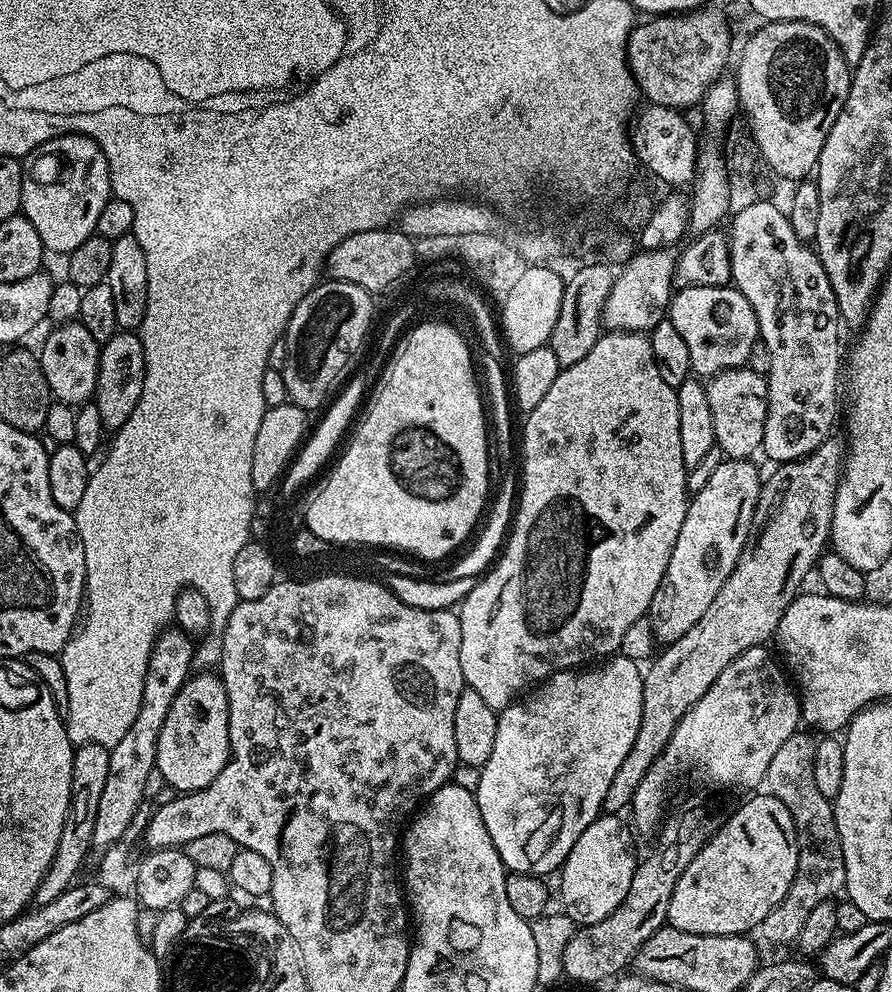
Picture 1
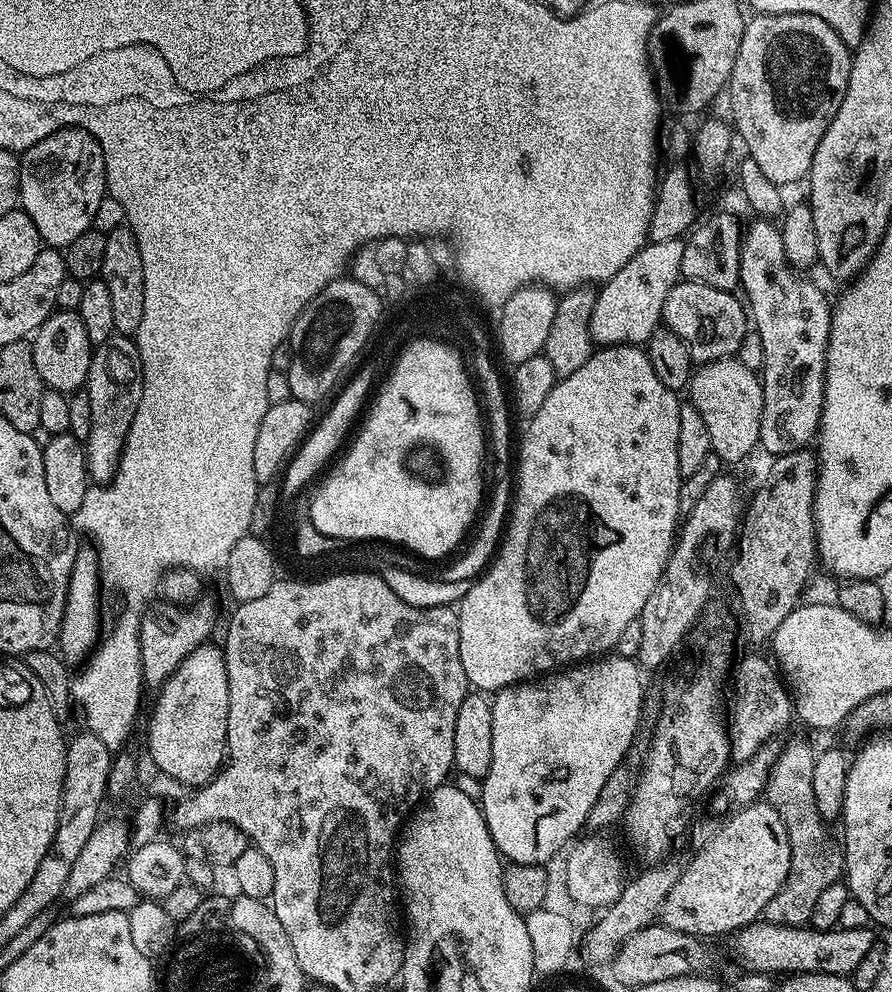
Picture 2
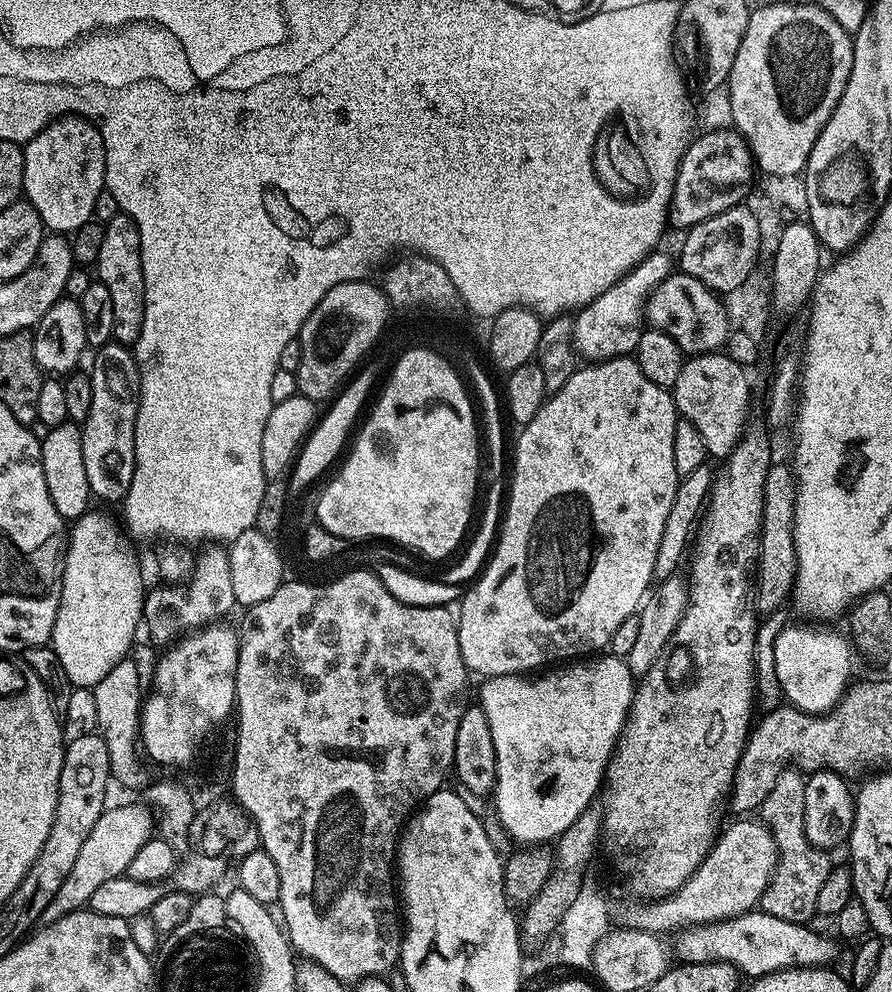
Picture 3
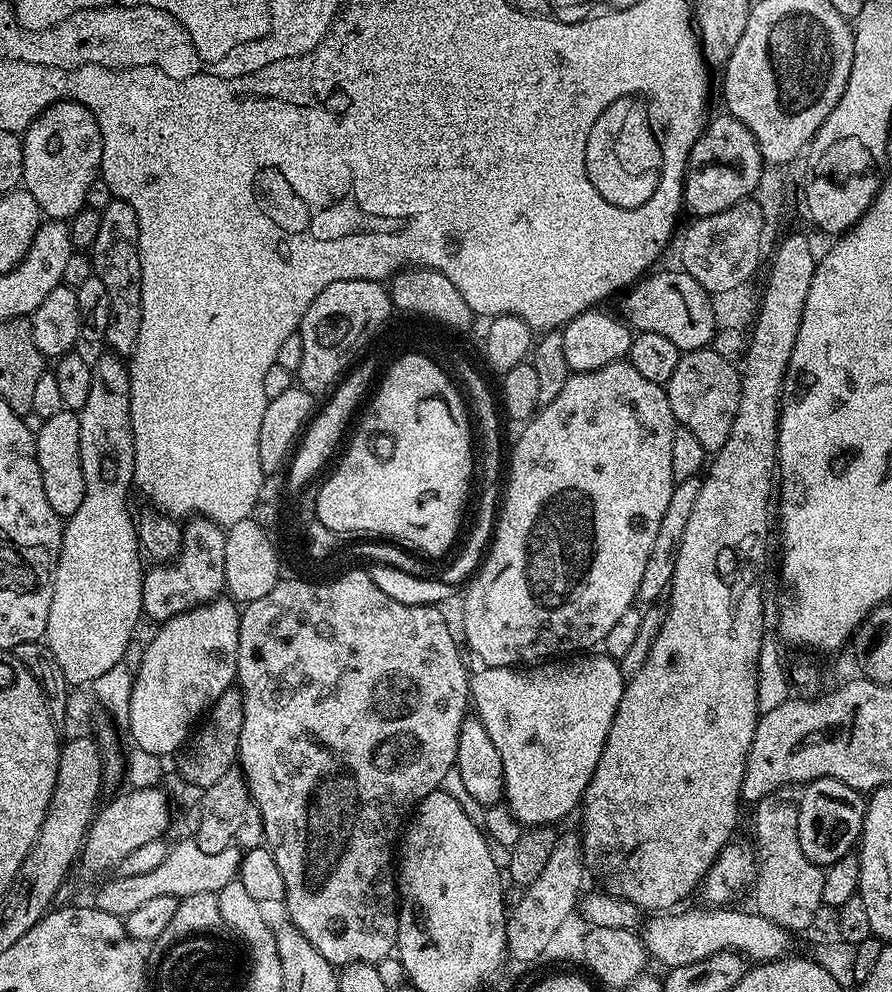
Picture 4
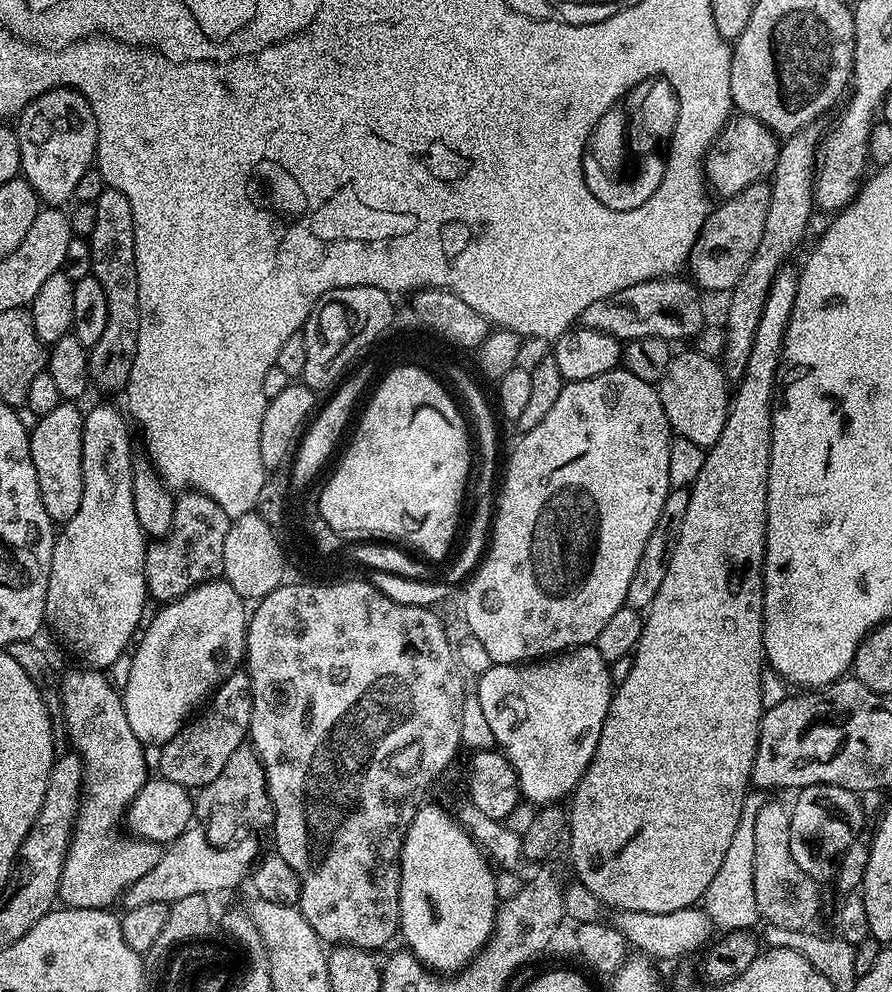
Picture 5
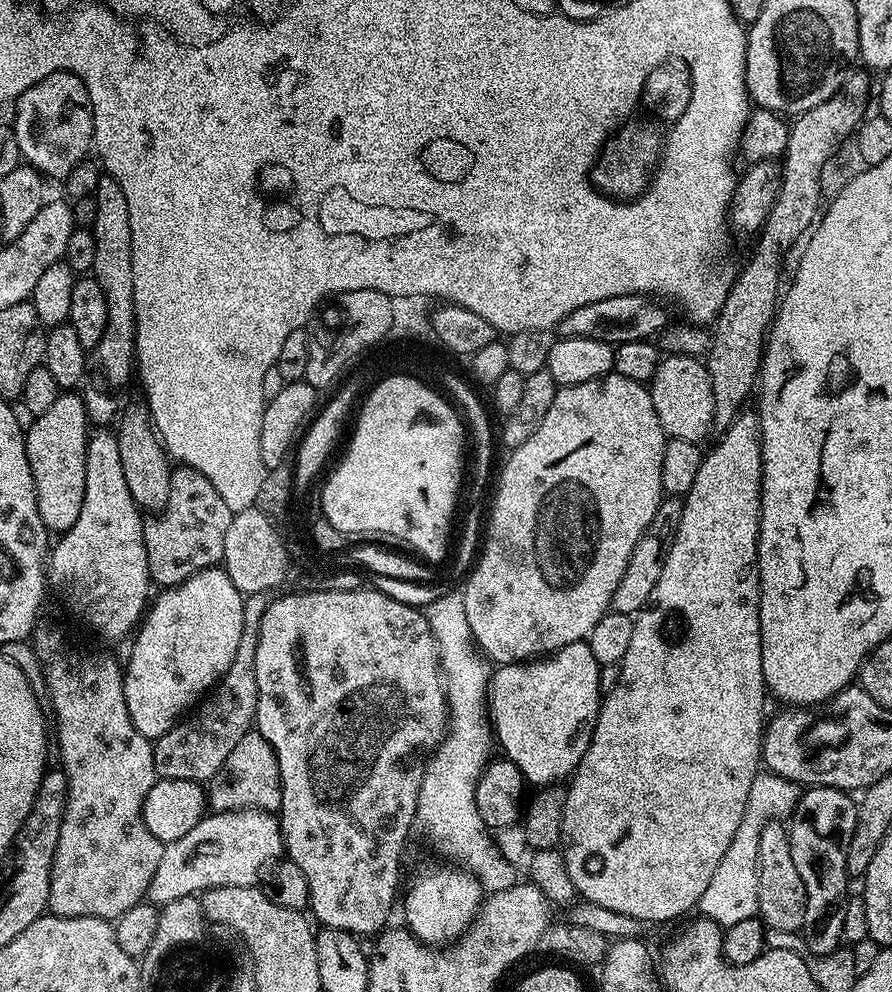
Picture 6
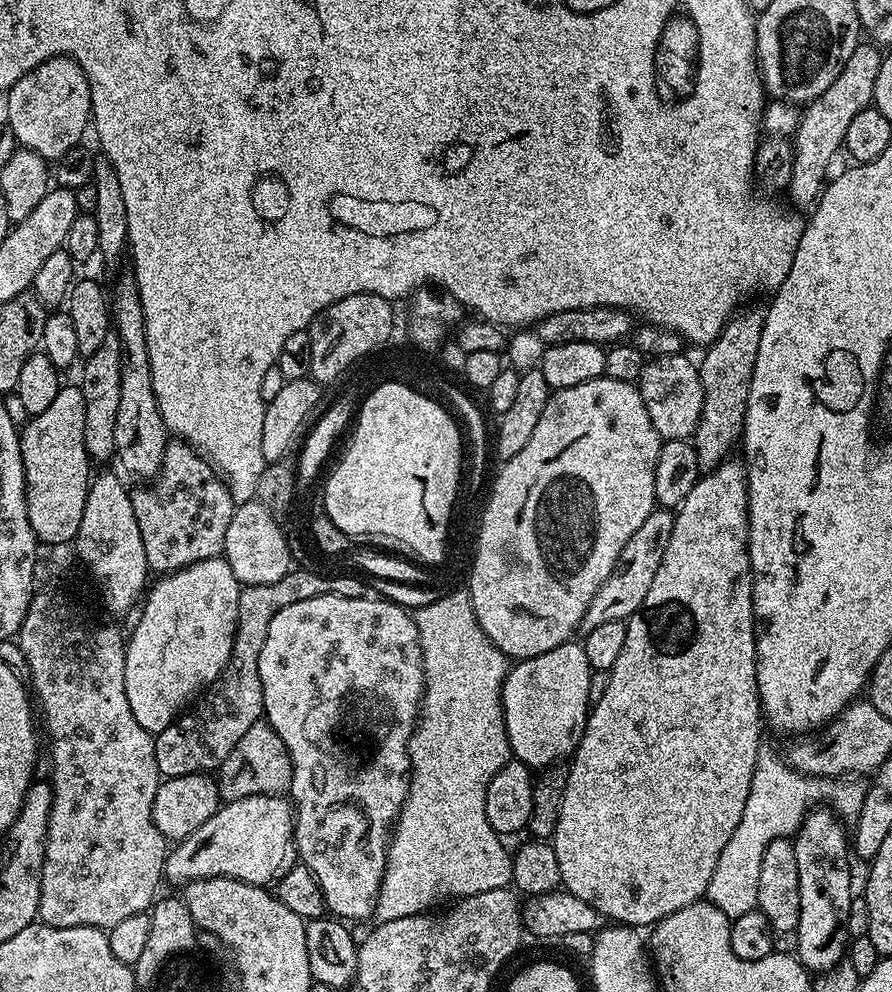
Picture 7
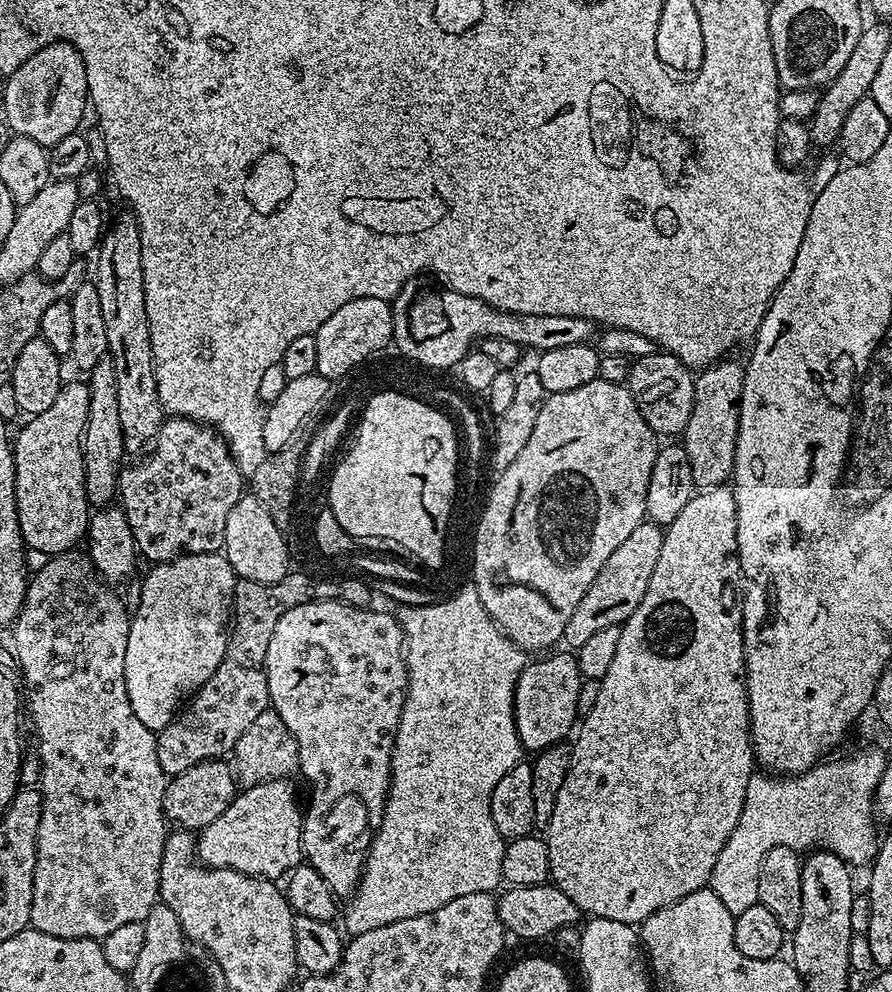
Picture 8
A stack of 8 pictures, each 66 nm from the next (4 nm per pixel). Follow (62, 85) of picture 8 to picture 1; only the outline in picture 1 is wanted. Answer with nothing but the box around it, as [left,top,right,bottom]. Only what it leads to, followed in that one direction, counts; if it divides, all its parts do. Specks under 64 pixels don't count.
[20,134,113,254]

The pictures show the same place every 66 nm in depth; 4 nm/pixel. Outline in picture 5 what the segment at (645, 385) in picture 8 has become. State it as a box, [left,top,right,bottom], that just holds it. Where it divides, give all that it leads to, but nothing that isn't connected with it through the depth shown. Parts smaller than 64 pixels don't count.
[658,350,730,449]

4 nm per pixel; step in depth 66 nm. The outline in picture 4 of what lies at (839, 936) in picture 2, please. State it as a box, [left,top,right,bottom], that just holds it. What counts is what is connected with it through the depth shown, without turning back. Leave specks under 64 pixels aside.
[643,906,789,969]

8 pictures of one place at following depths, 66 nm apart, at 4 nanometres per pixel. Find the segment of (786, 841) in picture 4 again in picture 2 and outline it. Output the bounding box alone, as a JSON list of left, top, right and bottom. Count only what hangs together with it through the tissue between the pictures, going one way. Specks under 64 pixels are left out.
[763,740,845,928]

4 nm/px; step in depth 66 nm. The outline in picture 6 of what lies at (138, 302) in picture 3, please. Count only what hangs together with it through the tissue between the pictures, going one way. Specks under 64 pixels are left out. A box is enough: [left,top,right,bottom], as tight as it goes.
[82,174,136,426]

